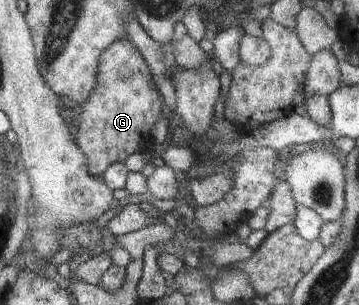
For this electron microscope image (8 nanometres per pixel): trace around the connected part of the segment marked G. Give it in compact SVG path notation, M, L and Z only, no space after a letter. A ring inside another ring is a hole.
M117 40L107 50L101 52L97 66L97 86L89 94L87 102L78 106L79 116L74 123L77 135L74 136L75 144L89 160L89 174L103 177L103 172L114 163L124 163L127 156L133 153L141 153L150 148L152 136L151 126L162 116L162 97L153 81L150 69L142 58L139 50L129 40ZM120 68L126 68L130 77L121 77Z

